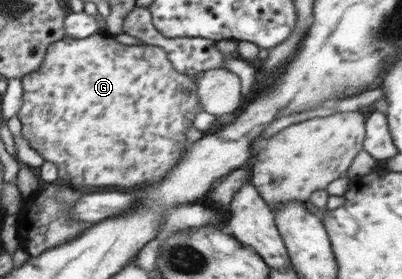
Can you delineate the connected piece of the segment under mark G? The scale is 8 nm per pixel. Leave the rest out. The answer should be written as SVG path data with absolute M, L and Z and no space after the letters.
M96 33L90 36L87 36L83 39L78 38L62 38L57 40L56 43L50 44L49 48L47 48L46 55L44 56L44 62L42 62L41 66L37 68L36 71L29 73L28 75L21 76L20 78L21 87L22 87L22 96L21 96L21 105L17 110L17 118L20 121L20 125L22 125L21 129L21 137L24 140L28 141L30 148L36 150L38 154L43 158L44 161L52 162L54 166L57 168L57 178L58 182L66 184L72 184L72 186L118 186L118 188L130 188L130 186L136 186L136 184L150 185L150 182L158 182L162 180L162 177L178 162L178 159L181 158L182 153L185 151L185 148L188 145L188 141L186 140L185 130L193 126L194 120L197 119L197 114L202 112L202 106L200 106L200 102L198 102L197 94L197 81L191 75L186 75L178 72L172 65L172 62L166 56L166 53L157 46L148 46L148 45L124 45L118 43L113 39L112 36L109 36L107 33Z

